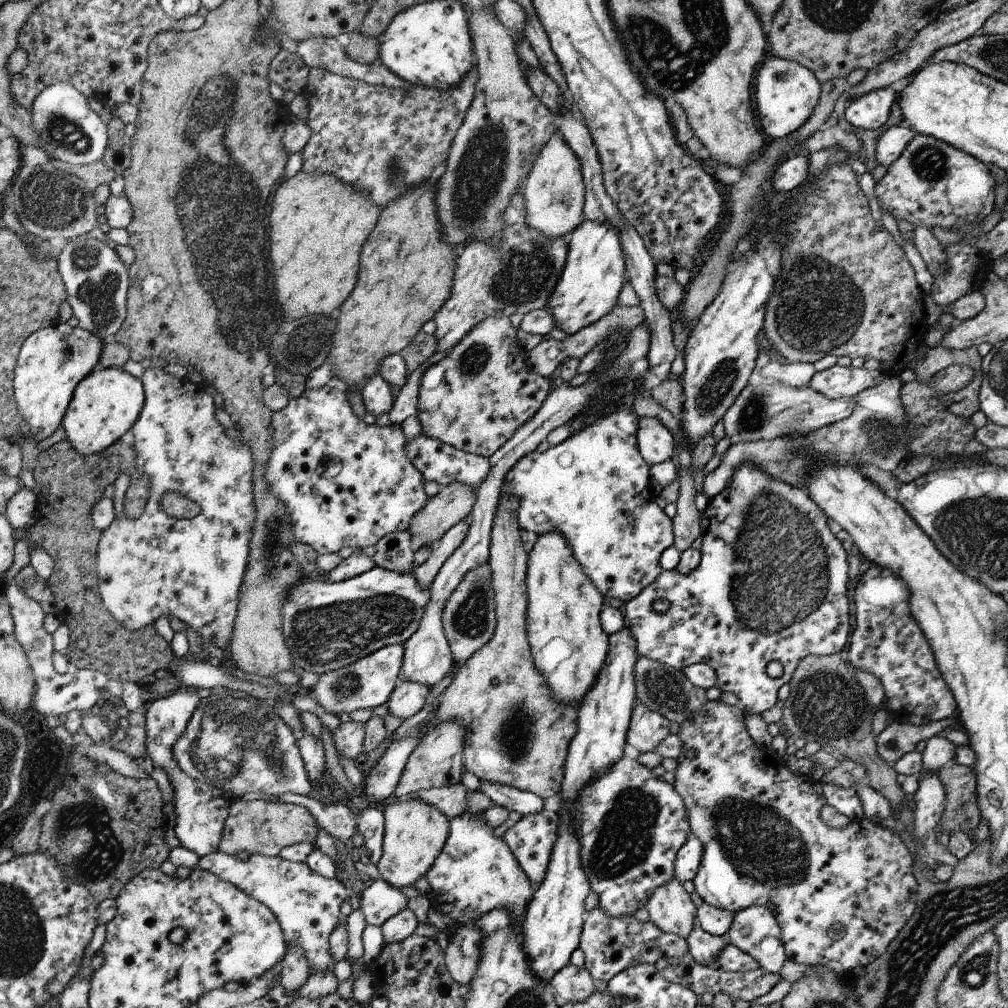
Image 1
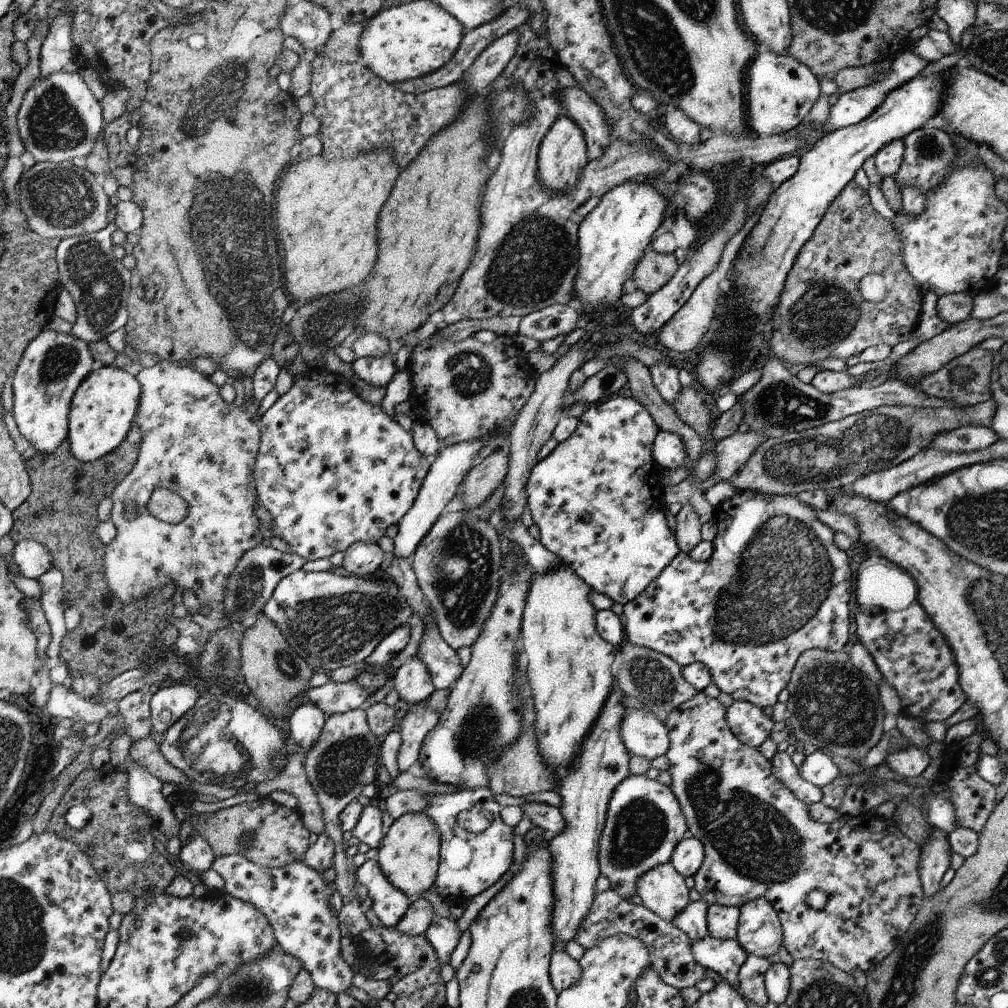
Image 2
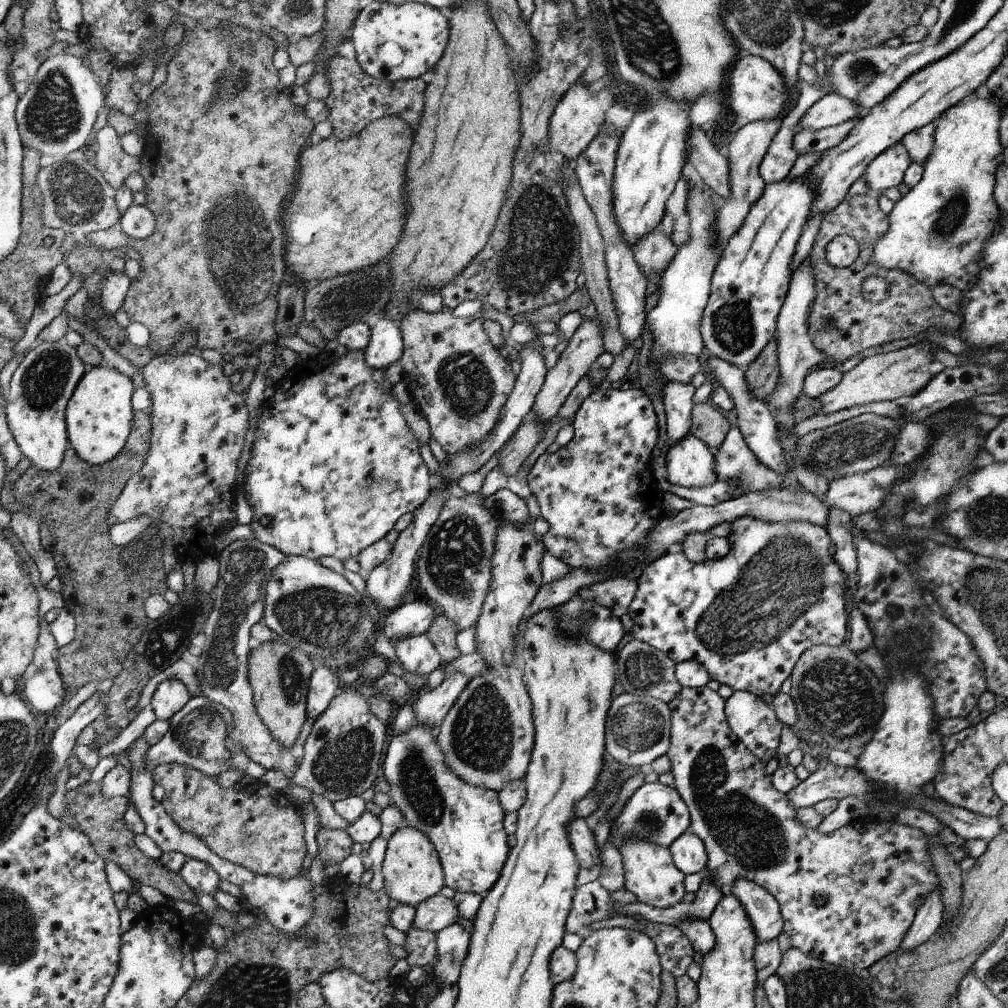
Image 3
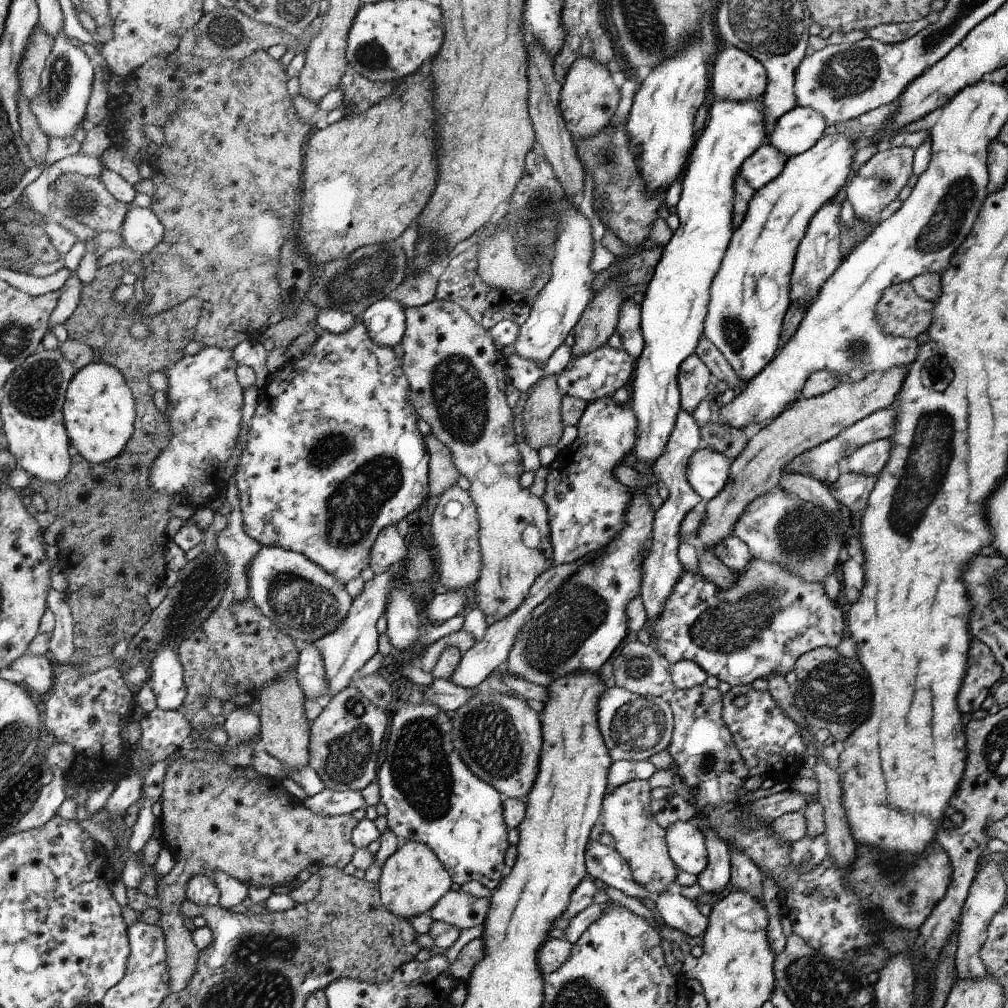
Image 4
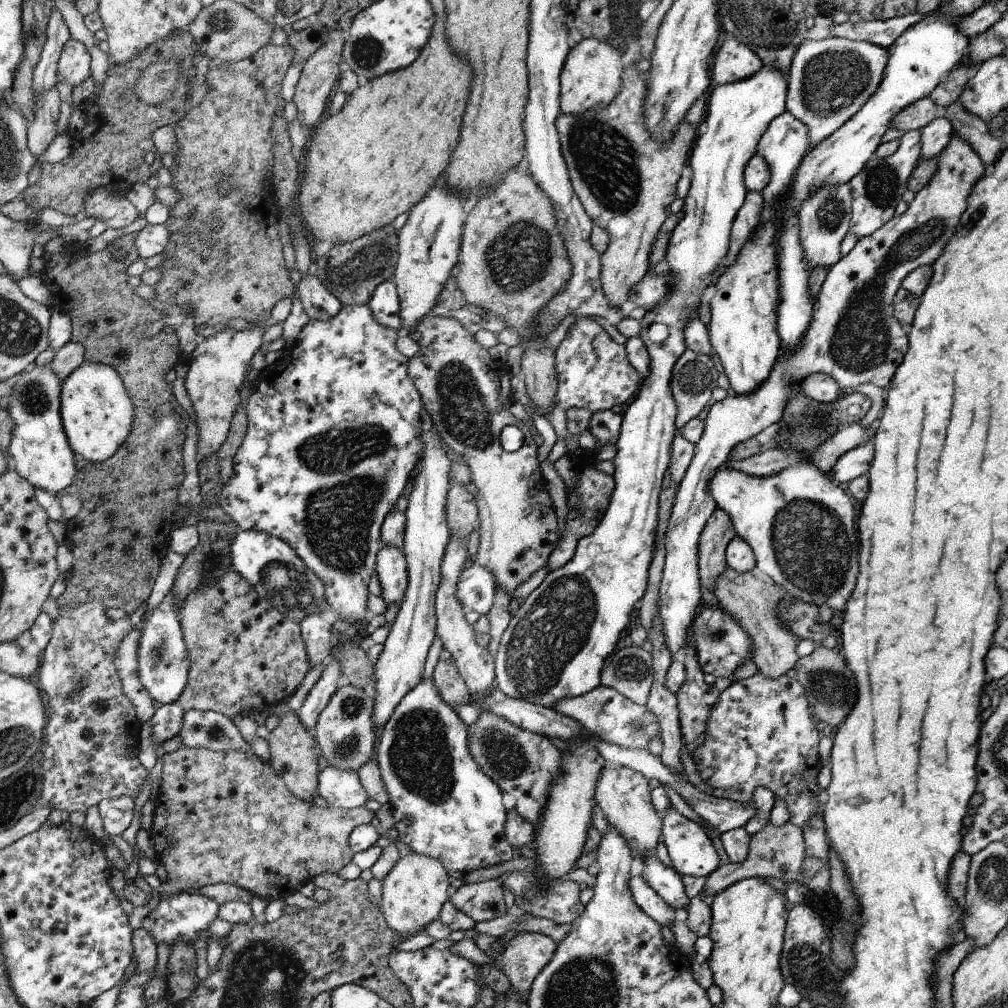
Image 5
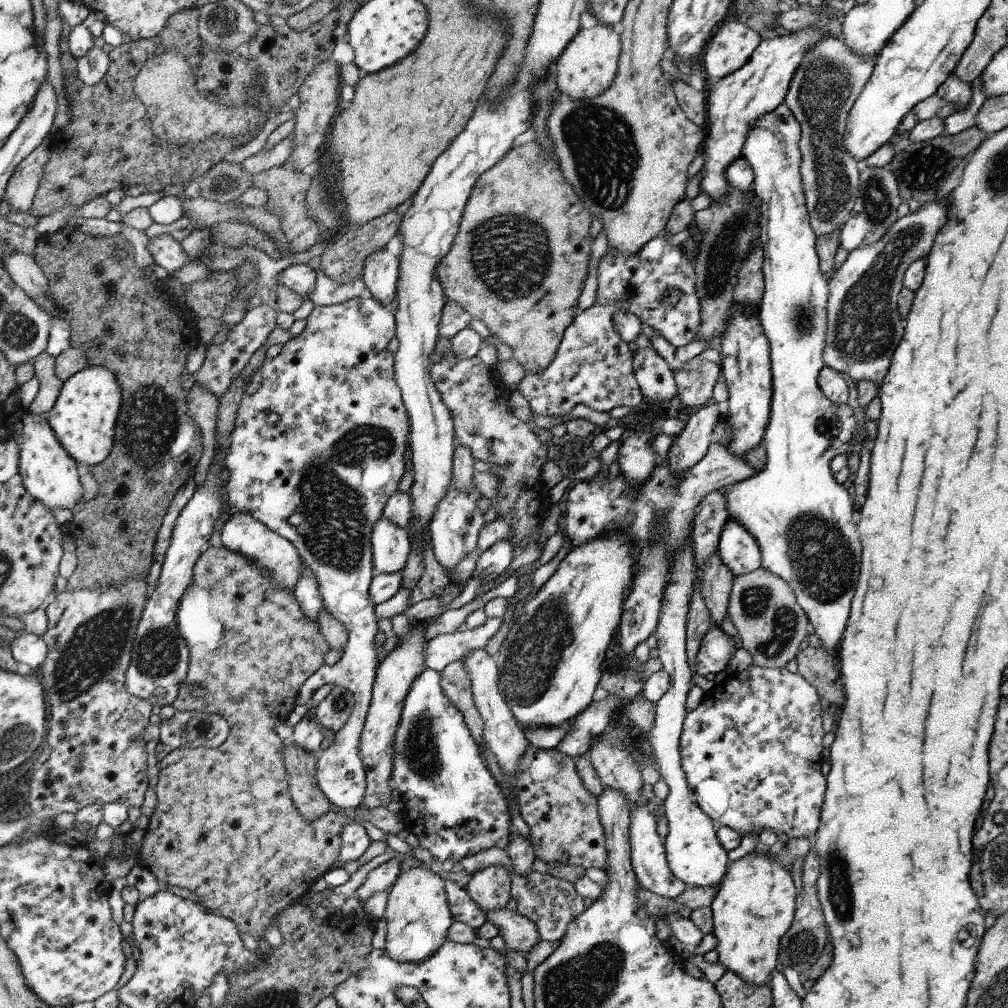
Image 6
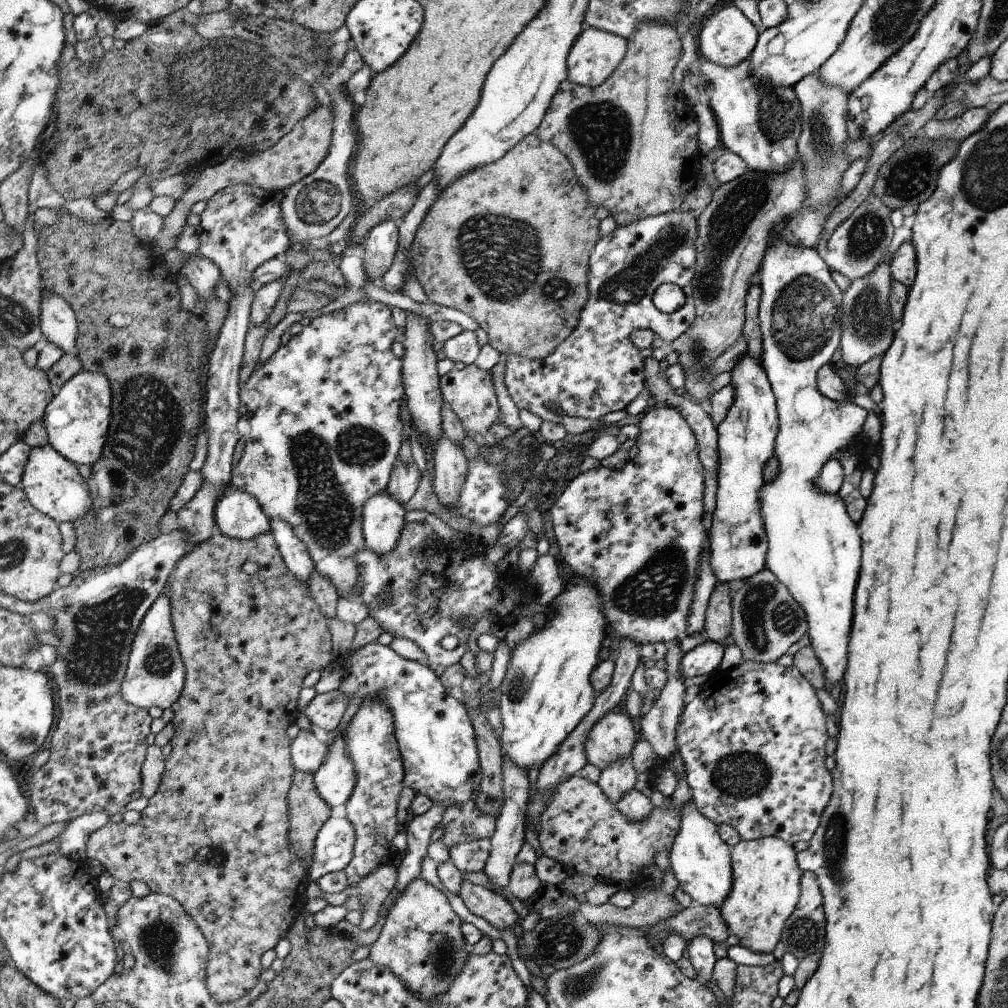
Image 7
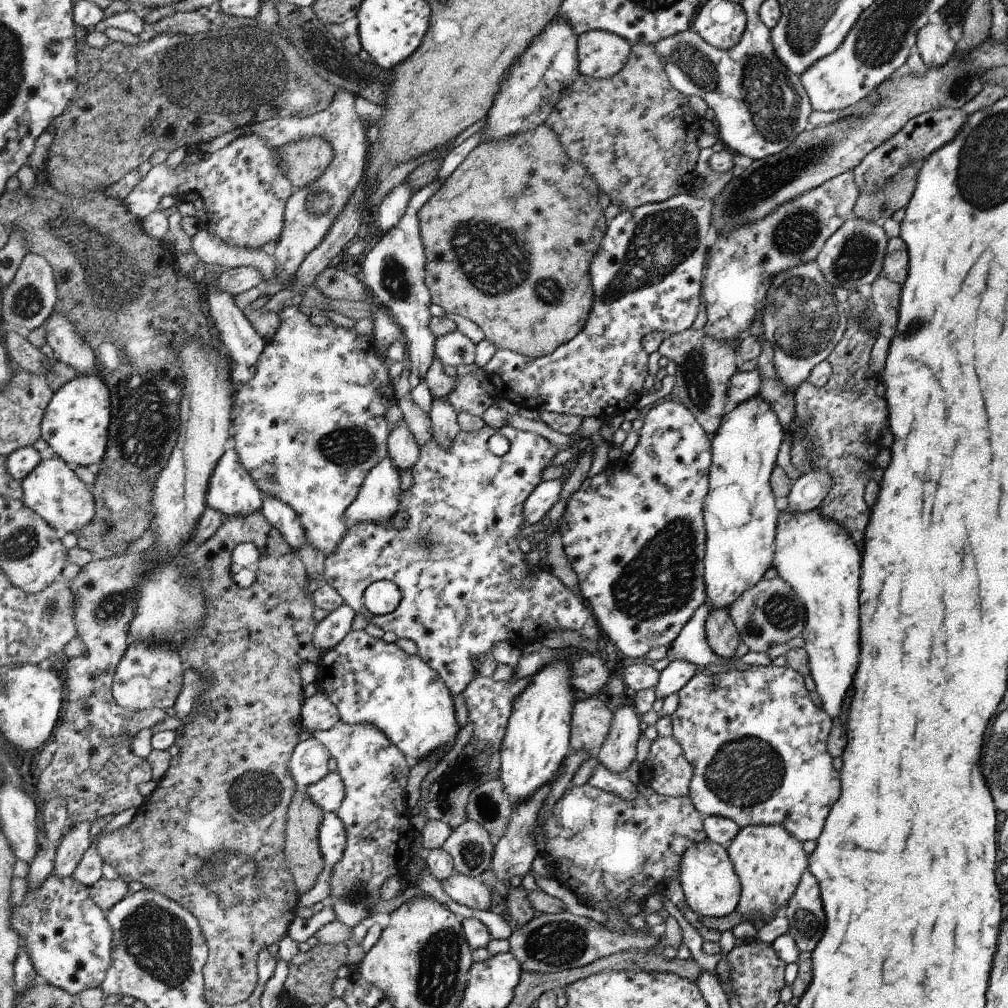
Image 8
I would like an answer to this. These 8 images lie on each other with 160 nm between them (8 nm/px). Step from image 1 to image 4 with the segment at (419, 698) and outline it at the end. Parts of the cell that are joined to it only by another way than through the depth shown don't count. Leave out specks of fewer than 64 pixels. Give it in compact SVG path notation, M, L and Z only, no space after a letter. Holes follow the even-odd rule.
M397 576L397 582L395 583L394 590L391 590L389 594L387 609L385 610L387 618L385 633L390 638L391 645L397 653L416 653L419 659L426 648L430 644L438 642L439 638L467 628L468 623L464 622L463 616L458 615L442 624L430 623L428 620L424 620L419 604L412 600L410 595L409 587Z

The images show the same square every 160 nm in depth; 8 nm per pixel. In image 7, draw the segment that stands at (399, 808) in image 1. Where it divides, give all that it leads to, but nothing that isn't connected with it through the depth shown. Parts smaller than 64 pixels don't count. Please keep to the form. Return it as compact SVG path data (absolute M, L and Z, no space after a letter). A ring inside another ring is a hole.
M414 879L389 908L386 922L378 940L372 943L369 957L399 976L407 989L427 1002L448 990L471 950L465 942L461 925L460 918L440 889L424 879Z

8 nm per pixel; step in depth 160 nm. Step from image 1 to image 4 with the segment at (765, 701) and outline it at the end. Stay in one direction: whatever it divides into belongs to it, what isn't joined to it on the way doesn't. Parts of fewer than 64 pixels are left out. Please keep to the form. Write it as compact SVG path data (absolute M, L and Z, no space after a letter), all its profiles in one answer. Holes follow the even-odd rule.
M750 559L745 569L737 572L737 581L731 584L727 589L720 588L716 583L706 580L700 573L694 573L684 568L676 584L671 588L666 602L663 604L659 615L648 623L647 628L651 631L652 646L671 664L678 661L692 661L698 664L708 676L716 676L722 682L728 682L730 686L751 685L756 678L768 680L772 675L785 676L788 672L795 670L795 662L799 656L822 647L837 647L840 641L846 636L846 613L845 608L840 607L837 601L831 600L824 591L824 585L818 581L805 581L802 577L795 575L786 567L774 561L765 561L762 559Z

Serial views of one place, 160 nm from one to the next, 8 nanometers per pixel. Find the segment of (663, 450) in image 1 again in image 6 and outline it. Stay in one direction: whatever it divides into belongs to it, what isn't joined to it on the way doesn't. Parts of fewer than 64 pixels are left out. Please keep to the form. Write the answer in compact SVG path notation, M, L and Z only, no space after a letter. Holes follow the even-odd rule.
M782 103L778 106L778 108L775 108L772 112L761 116L761 118L757 120L755 126L752 127L749 135L746 137L746 142L744 143L742 149L742 156L752 165L755 174L755 181L753 182L752 190L756 195L759 206L760 224L758 228L757 240L763 248L763 277L765 280L765 289L761 303L759 304L759 316L770 345L773 395L771 398L770 418L768 424L766 425L766 430L761 442L762 446L766 449L767 461L765 467L760 472L756 472L754 476L734 483L728 488L724 488L722 492L727 511L729 512L729 518L738 521L744 528L747 528L747 531L757 540L758 546L761 550L762 567L764 567L767 571L770 571L772 574L783 578L788 583L788 586L792 588L794 594L796 595L798 604L806 613L806 616L809 618L809 622L813 624L815 634L822 639L824 648L836 654L838 644L842 638L844 629L846 628L846 622L850 614L850 600L852 600L852 596L854 596L854 588L856 588L856 582L858 582L858 570L860 570L860 562L858 562L858 560L860 560L860 540L858 540L858 530L856 530L856 524L854 524L854 520L852 520L852 514L854 514L855 508L855 504L853 503L853 493L849 487L844 487L843 484L840 484L834 478L831 471L831 460L840 453L849 452L848 442L850 442L854 436L853 431L856 428L857 422L850 405L834 404L834 402L828 400L828 398L824 396L824 393L820 390L817 383L819 372L822 370L822 367L825 366L822 355L823 348L825 347L825 336L827 331L827 300L829 295L829 284L827 281L828 278L822 274L819 267L819 256L817 255L815 247L817 236L814 234L814 231L810 226L809 212L807 211L807 206L805 205L803 182L800 174L800 137L800 123L796 120L796 117L792 114L788 105L786 103Z

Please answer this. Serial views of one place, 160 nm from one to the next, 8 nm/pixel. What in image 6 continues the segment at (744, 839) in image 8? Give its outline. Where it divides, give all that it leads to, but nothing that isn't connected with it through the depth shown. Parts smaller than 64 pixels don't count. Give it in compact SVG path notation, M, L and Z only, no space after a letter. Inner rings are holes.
M758 846L752 853L730 862L731 865L721 882L710 908L713 912L714 930L717 938L718 963L738 975L744 983L762 987L770 986L771 975L777 967L780 939L789 931L795 915L795 900L798 896L790 871L769 856L768 850Z

